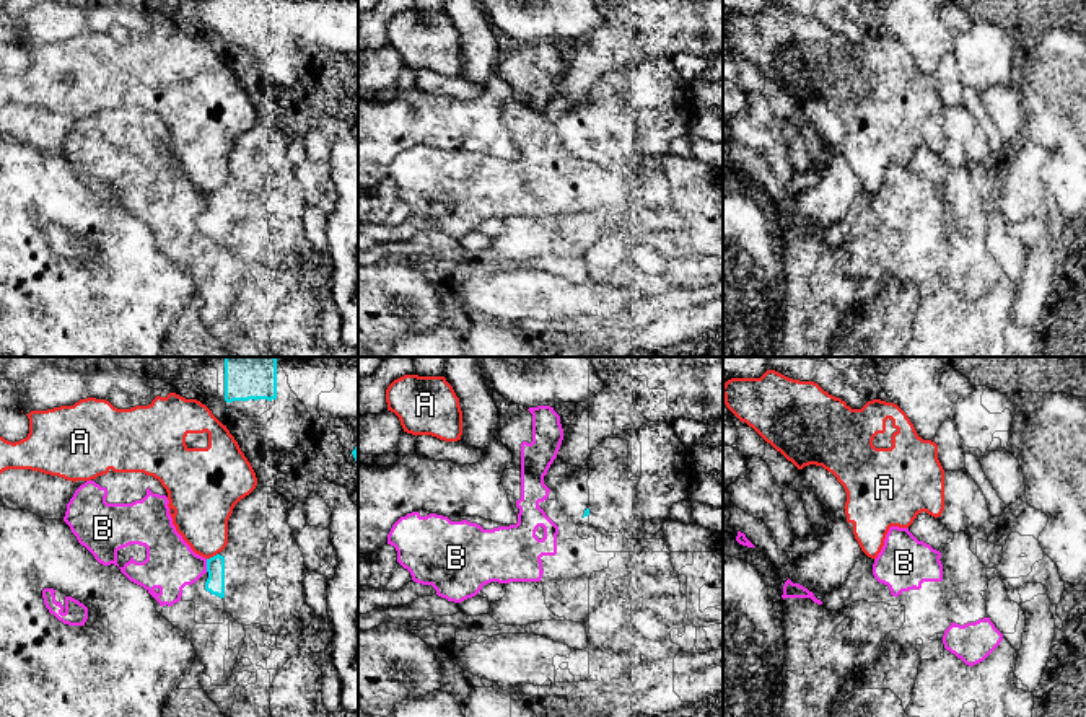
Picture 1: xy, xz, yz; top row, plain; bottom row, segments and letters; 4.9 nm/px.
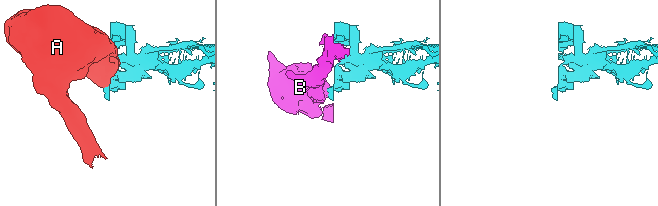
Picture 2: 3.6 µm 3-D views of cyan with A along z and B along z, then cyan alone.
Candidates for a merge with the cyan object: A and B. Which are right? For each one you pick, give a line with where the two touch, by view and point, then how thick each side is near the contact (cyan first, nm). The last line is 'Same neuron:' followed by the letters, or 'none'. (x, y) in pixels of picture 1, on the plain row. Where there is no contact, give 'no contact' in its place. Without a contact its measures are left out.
Same neuron: none

